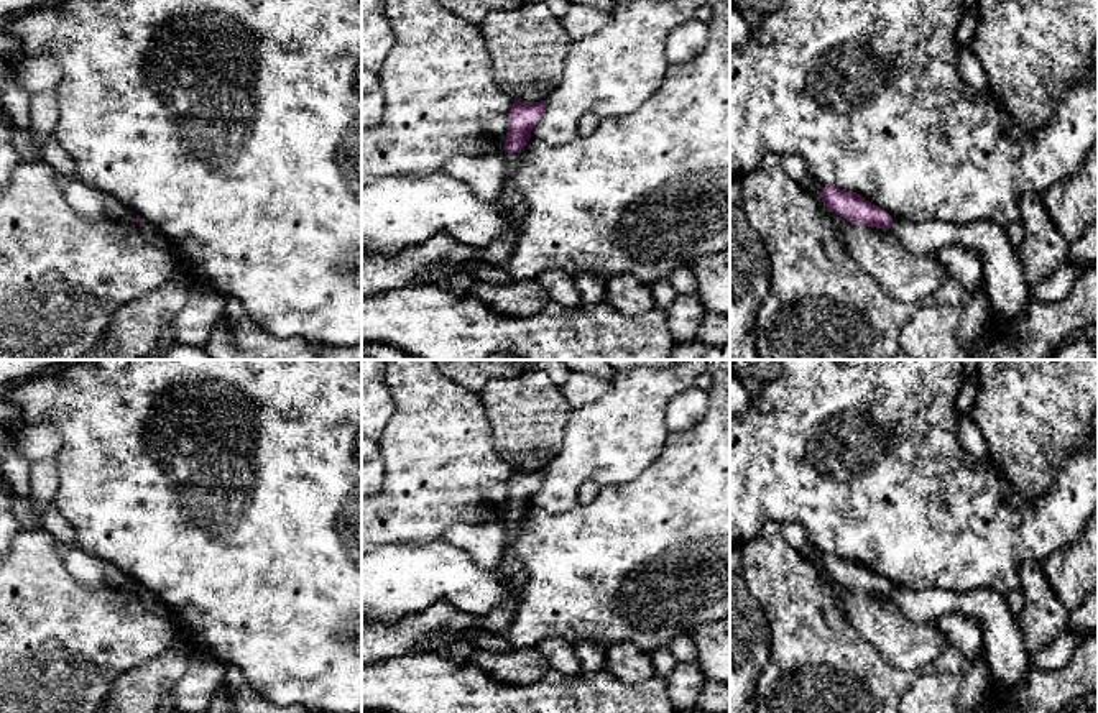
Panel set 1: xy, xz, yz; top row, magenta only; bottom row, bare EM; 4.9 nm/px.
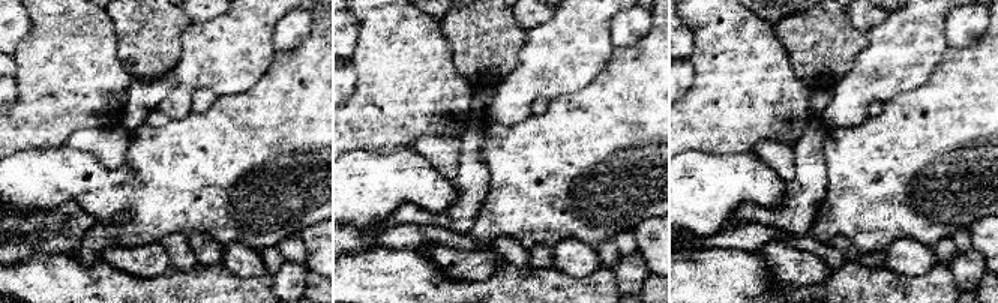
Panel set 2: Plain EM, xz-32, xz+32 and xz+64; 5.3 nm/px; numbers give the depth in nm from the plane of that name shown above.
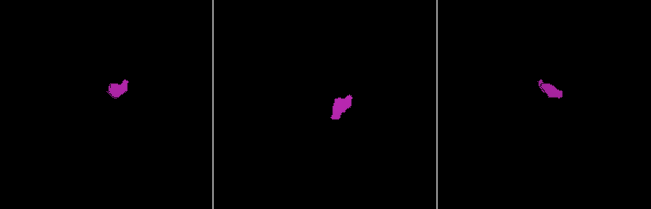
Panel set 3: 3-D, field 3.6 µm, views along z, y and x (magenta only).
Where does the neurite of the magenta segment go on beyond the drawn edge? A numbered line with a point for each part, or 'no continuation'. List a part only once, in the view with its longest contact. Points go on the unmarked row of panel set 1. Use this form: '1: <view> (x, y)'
1: xz (382, 641)

